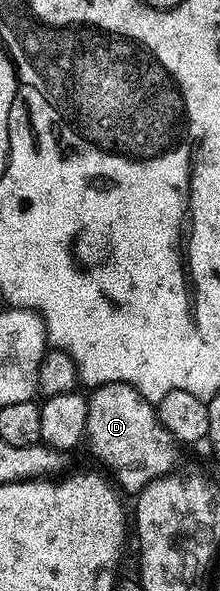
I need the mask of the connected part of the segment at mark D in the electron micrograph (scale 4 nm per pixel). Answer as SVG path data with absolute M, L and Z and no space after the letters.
M100 383L87 395L86 442L115 474L114 482L132 493L140 492L155 478L176 466L180 448L169 429L162 426L156 408L128 383Z

